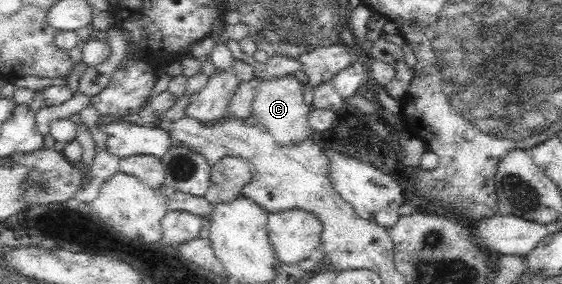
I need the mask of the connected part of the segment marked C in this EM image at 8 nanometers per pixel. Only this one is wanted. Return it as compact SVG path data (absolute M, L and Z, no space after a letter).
M293 73L272 76L268 80L260 80L258 84L259 90L252 104L252 114L281 146L298 143L300 140L305 142L312 131L307 119L309 106L304 103L304 85Z

